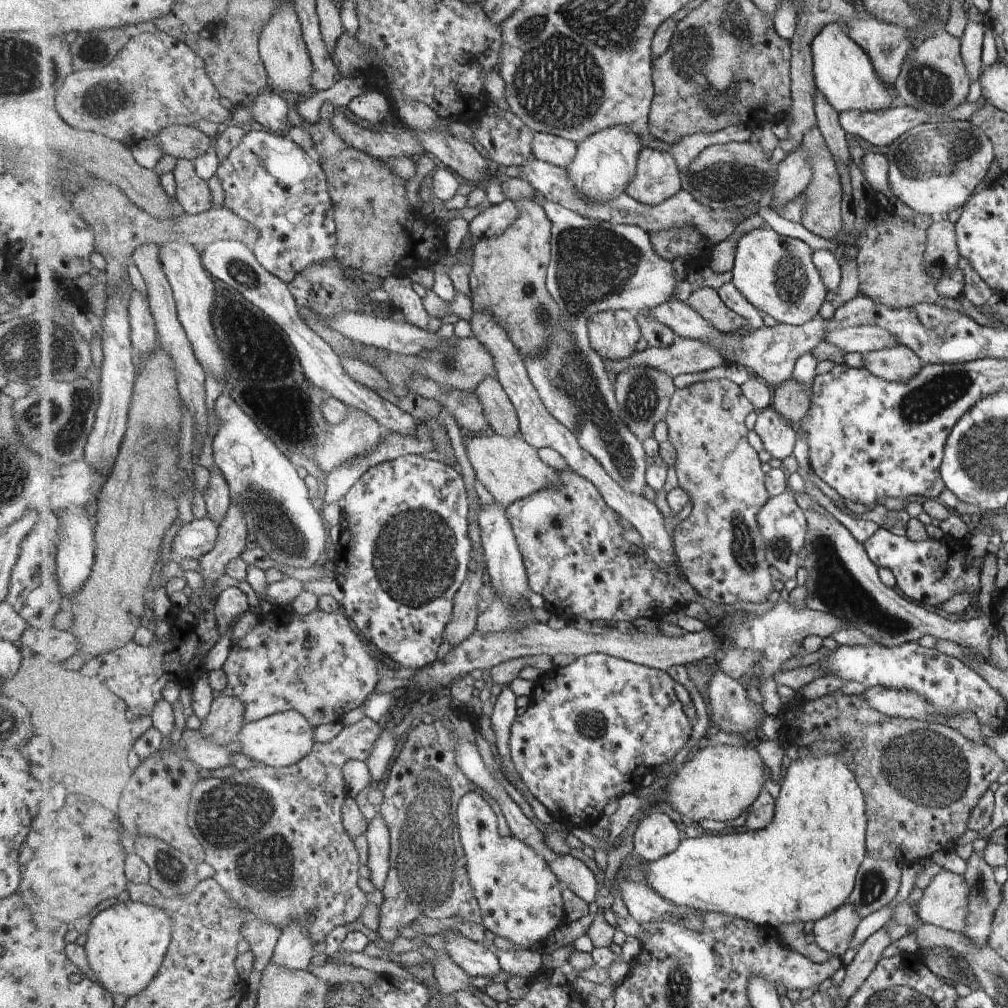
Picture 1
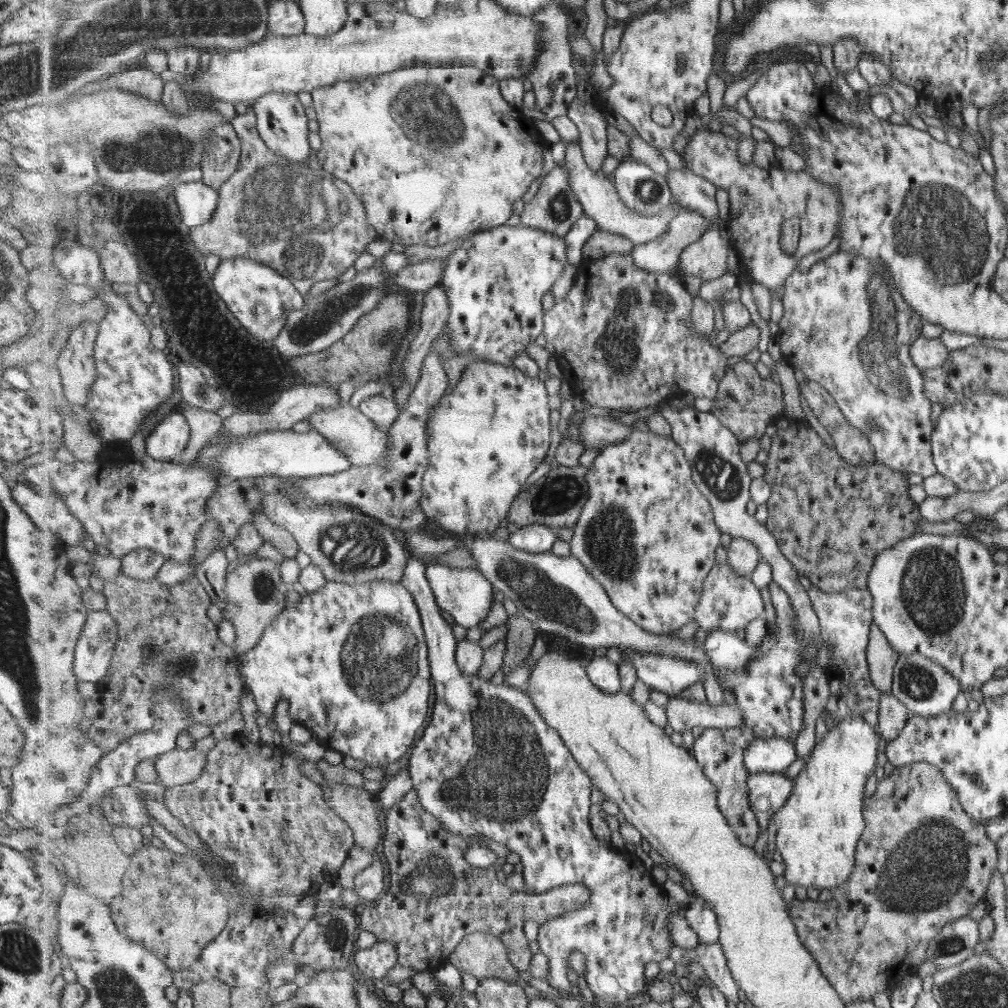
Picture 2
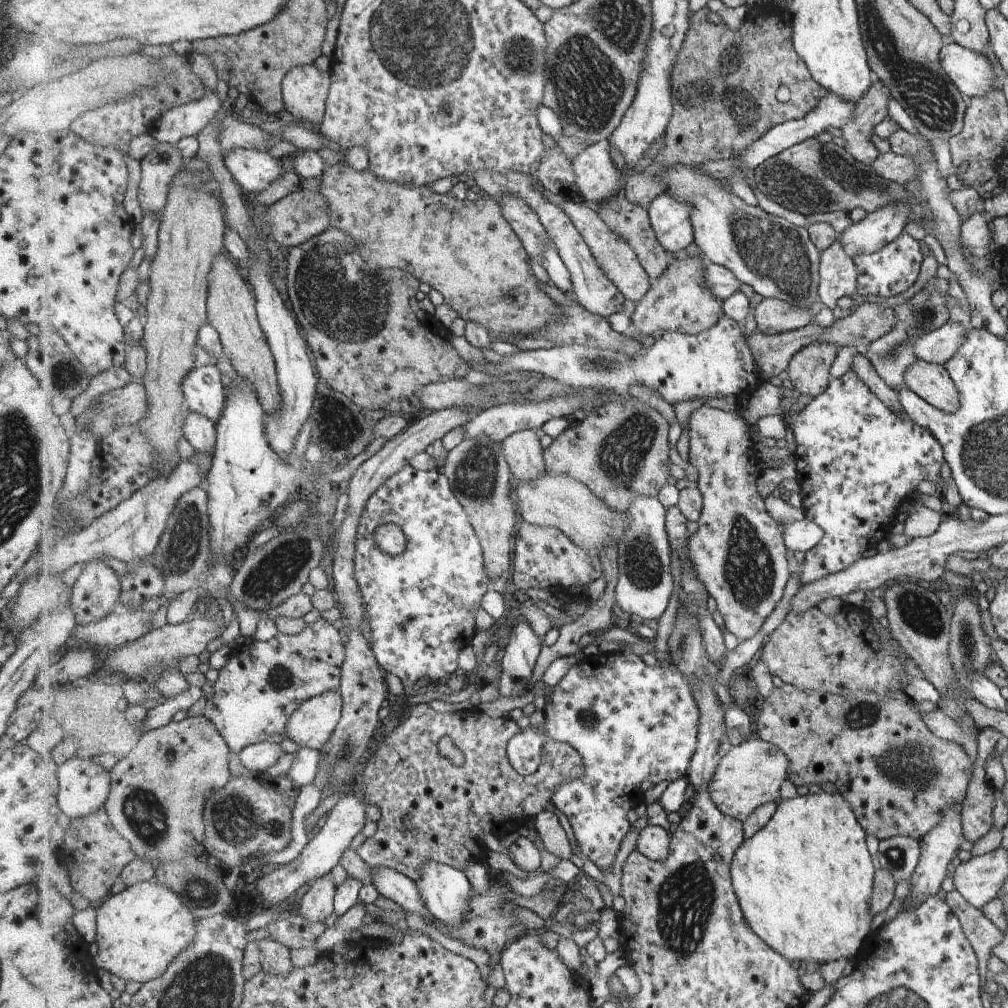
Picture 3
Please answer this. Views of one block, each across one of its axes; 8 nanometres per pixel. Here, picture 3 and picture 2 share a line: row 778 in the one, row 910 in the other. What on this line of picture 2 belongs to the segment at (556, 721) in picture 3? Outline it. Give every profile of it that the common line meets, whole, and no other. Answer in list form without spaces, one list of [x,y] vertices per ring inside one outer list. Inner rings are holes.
[[[412,555],[400,583],[416,597],[417,606],[421,608],[435,690],[429,728],[414,745],[408,763],[421,804],[451,832],[468,836],[471,840],[475,835],[485,835],[517,853],[523,864],[525,887],[522,891],[539,895],[565,885],[584,887],[589,898],[581,908],[563,913],[539,927],[539,951],[551,961],[548,984],[563,997],[569,996],[574,988],[569,980],[567,958],[577,950],[585,958],[582,976],[600,1004],[613,1007],[634,1003],[637,994],[647,984],[645,966],[649,962],[665,960],[669,950],[677,946],[671,938],[668,922],[673,913],[685,913],[685,910],[678,910],[675,901],[653,881],[650,864],[643,855],[617,850],[595,836],[590,823],[592,778],[581,768],[557,729],[549,726],[541,716],[532,697],[516,687],[505,683],[494,686],[480,674],[470,675],[460,669],[456,661],[458,642],[453,636],[453,622],[437,603],[428,581],[427,562]]]

